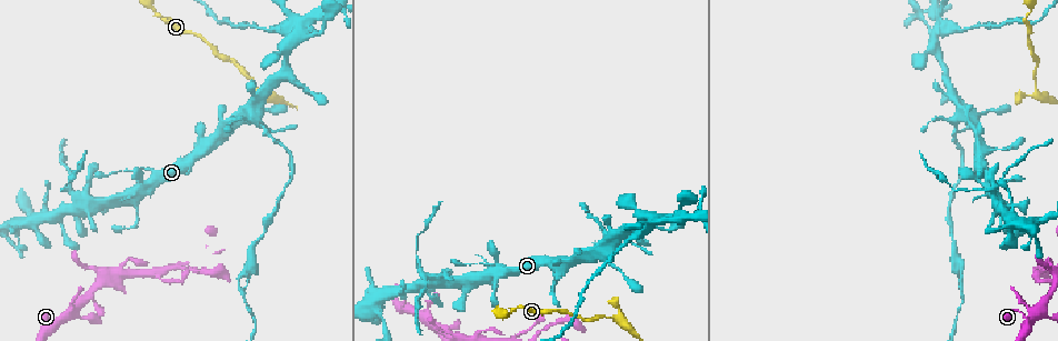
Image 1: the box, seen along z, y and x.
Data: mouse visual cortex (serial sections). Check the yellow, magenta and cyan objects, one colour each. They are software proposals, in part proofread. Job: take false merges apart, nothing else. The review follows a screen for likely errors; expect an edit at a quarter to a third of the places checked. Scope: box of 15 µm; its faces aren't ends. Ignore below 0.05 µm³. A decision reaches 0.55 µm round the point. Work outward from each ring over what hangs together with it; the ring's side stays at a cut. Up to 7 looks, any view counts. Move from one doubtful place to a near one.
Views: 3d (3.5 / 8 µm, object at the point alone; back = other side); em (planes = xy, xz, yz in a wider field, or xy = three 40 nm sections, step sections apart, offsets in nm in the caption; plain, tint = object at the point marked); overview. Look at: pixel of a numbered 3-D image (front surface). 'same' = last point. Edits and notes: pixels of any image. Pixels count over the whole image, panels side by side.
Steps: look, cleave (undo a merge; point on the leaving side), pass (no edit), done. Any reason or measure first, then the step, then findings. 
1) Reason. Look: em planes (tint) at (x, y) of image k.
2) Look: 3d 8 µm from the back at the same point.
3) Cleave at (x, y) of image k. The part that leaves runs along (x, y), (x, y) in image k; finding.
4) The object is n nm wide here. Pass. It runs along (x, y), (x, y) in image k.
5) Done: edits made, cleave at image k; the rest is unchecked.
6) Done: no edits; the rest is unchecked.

Branch point. Look: 3d 3.5 µm at (618, 318) of image 1.

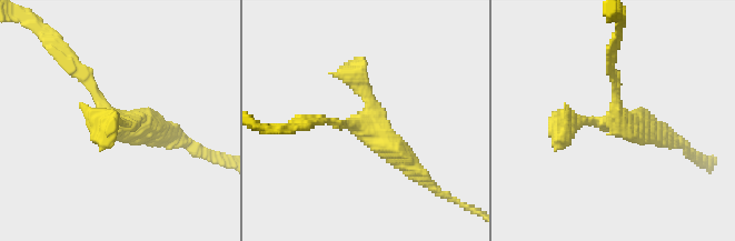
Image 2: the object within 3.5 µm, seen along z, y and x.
3 arms meet here; the arms are 150, 250, 350 nm wide; now the EM. Look: em xy step 2 (tint) at (617, 118) of image 2.

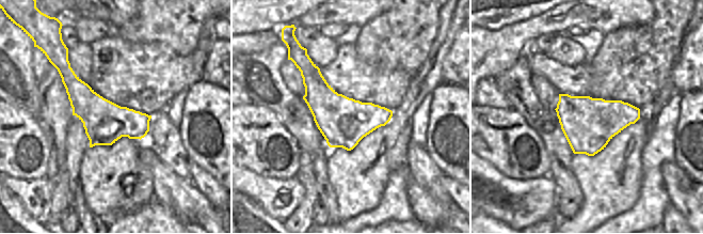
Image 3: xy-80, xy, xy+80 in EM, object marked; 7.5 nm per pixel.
Cleave at (363, 70) of image 2. The part that leaves runs along (370, 107), (347, 64) in image 2; two cells meet here.

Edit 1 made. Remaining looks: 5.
Redraw. Look: overview.

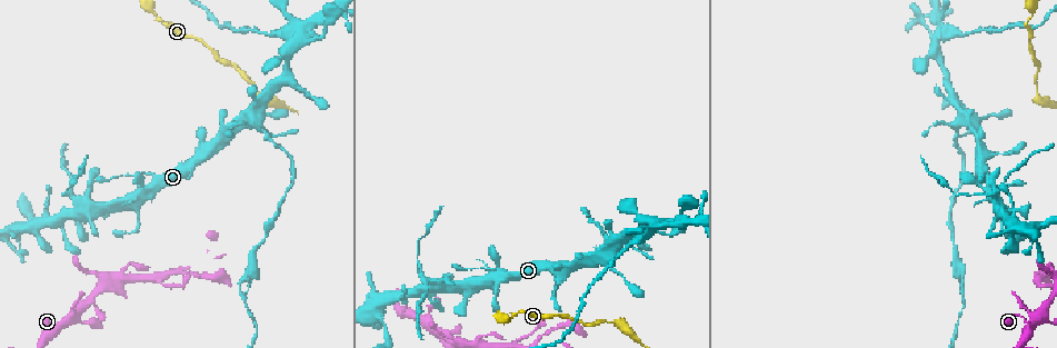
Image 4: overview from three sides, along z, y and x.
Calibre changes. Look: 3d 3.5 µm at (958, 131) of image 4.

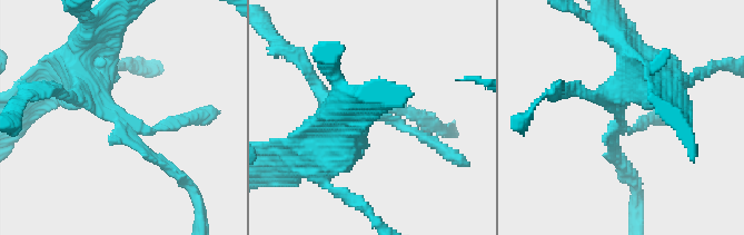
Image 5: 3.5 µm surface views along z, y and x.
Shape alone is not enough. Look: em xy step 1 (tint) at (620, 120) of image 5.

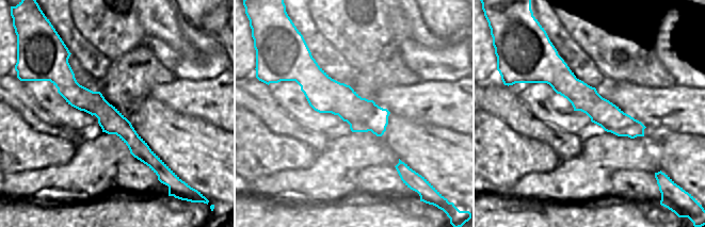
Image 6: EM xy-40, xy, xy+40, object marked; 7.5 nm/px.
Cleave at (128, 135) of image 5. The part that leaves runs along (98, 95), (125, 136), (169, 169) in image 5; a second cell is stuck on.

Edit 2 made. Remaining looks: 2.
Sharp bend. Look: 3d 3.5 µm at (297, 34) of image 4.

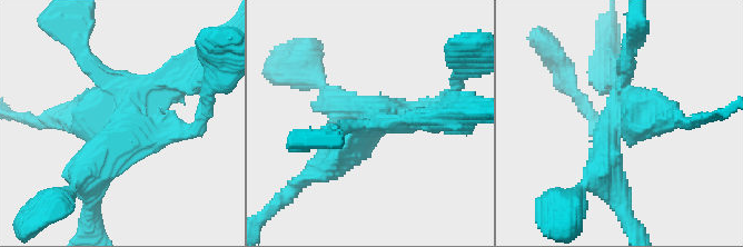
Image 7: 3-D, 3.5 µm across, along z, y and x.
Look: em planes (tint) at (613, 126) of image 7.

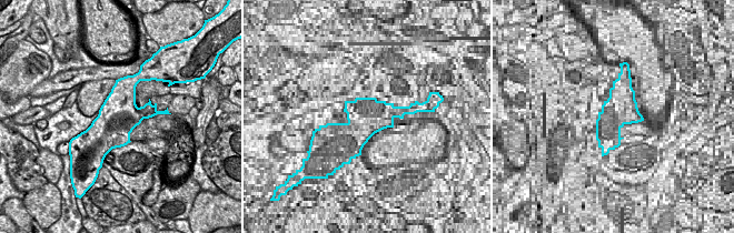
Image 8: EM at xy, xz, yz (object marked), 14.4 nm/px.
Cleave at (635, 125) of image 7. Two cells meet here.

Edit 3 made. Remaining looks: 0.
Done: edits made, cleave at image 2, cleave at image 5, cleave at image 7; the rest is unchecked.

